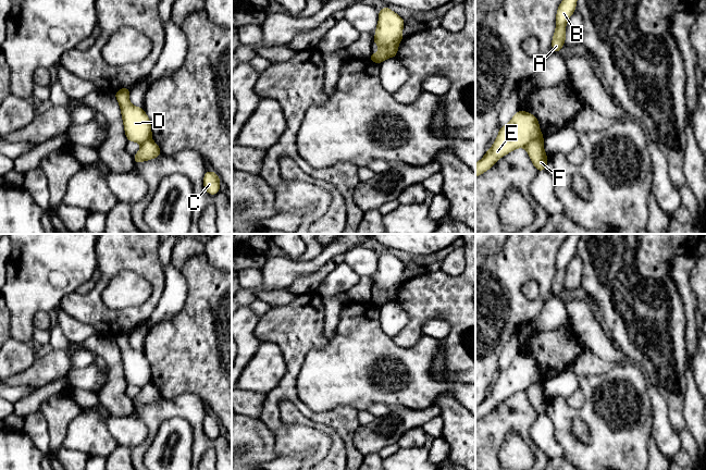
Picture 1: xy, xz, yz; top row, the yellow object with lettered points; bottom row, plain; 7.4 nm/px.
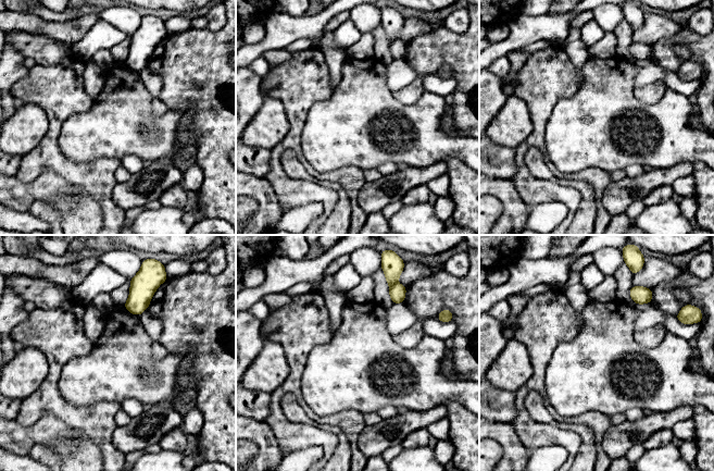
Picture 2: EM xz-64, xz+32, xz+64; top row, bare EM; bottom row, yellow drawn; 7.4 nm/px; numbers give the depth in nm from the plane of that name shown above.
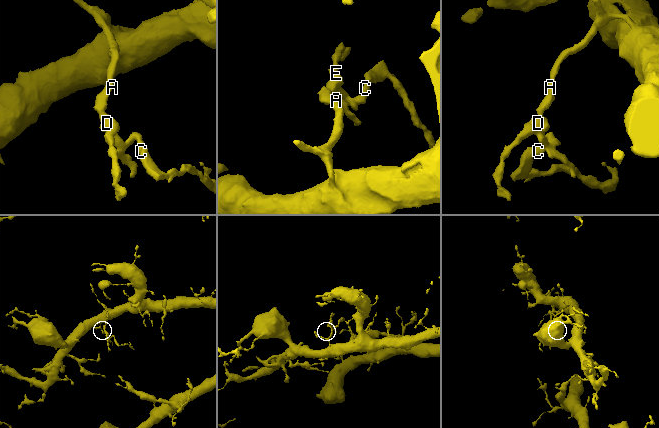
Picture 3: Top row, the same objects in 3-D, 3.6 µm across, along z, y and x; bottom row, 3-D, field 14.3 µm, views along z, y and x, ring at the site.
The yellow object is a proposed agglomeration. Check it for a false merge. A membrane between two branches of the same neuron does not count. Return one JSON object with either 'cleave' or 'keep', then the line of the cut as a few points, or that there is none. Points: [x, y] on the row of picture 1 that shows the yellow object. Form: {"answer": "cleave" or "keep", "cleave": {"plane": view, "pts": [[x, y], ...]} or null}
{"answer": "cleave", "cleave": {"plane": "xz", "pts": [[399, 40], [393, 41], [389, 45], [388, 57]]}}

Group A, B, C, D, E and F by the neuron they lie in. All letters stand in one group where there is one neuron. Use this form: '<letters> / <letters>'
A B D E / C F

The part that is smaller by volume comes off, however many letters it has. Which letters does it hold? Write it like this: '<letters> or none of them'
C, F

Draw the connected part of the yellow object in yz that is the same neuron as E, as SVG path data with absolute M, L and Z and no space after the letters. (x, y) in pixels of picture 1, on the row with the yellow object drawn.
M518 111L510 122L499 127L499 134L492 148L475 163L475 177L490 170L495 162L517 148L525 147L530 141L543 141L538 120L527 111Z

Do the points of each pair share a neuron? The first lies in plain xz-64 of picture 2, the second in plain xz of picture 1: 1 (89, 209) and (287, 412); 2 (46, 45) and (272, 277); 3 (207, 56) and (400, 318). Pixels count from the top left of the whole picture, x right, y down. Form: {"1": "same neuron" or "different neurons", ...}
{"1": "same neuron", "2": "different neurons", "3": "different neurons"}

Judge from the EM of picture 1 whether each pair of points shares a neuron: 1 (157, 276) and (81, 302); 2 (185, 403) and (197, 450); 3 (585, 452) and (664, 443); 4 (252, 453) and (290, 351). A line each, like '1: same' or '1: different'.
1: same
2: same
3: different
4: different

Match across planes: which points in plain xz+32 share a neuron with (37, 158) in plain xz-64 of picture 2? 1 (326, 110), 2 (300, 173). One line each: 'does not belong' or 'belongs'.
1: does not belong
2: does not belong

